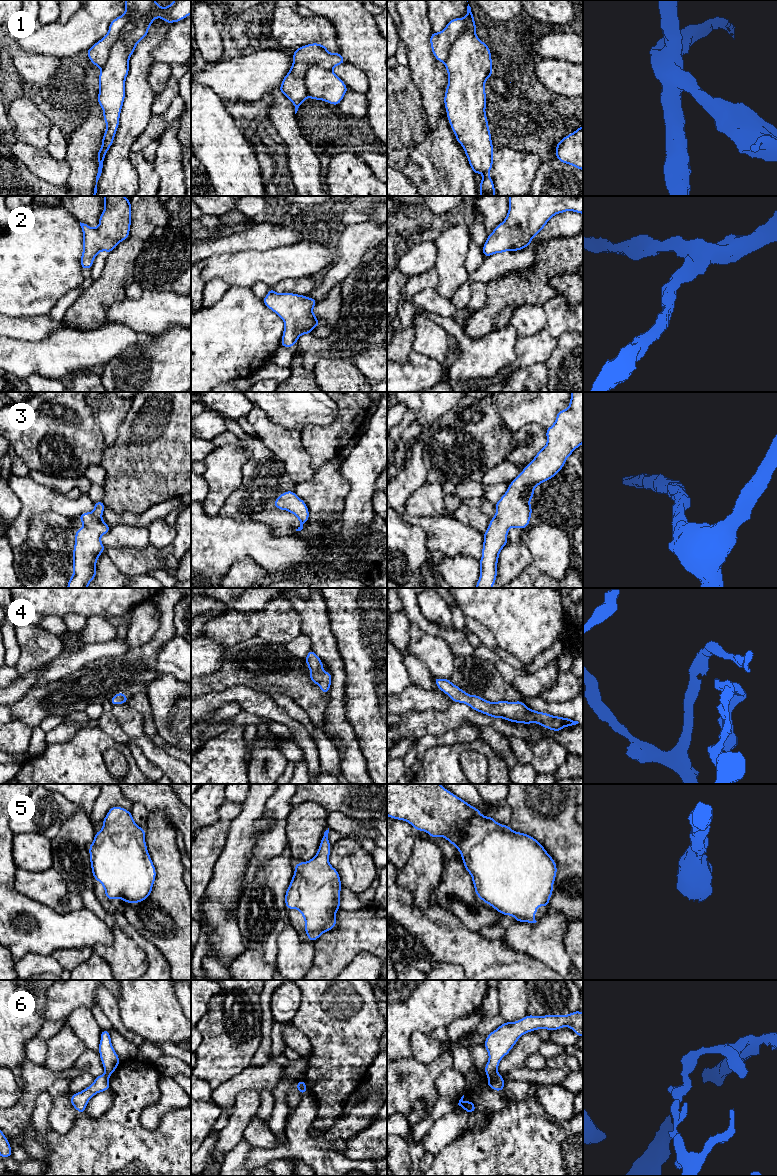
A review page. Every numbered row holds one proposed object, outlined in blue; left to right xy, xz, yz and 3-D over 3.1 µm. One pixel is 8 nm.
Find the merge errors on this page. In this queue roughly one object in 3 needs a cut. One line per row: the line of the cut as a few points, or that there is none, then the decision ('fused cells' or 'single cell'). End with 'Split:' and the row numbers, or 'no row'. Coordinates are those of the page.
1: xy (155, 1), (151, 9), (139, 17), (130, 30), (123, 31) | fused cells
2: no cut | single cell
3: no cut | single cell
4: no cut | single cell
5: no cut | single cell
6: yz (497, 1073), (488, 1077) | fused cells
Split: 1, 6

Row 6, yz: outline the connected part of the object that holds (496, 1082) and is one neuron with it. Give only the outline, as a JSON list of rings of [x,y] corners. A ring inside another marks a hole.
[[[496,1074],[491,1077],[488,1077],[487,1084],[492,1090],[503,1091],[505,1086],[505,1081],[502,1075]]]

